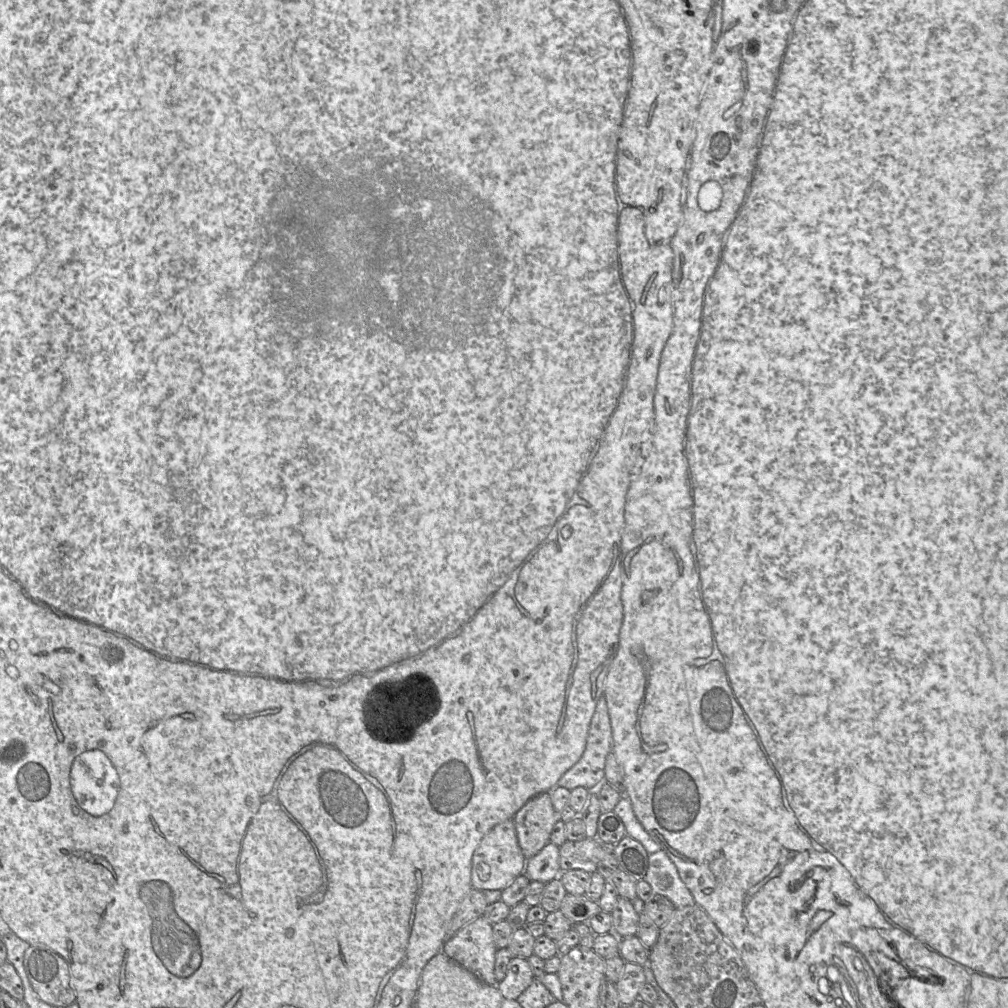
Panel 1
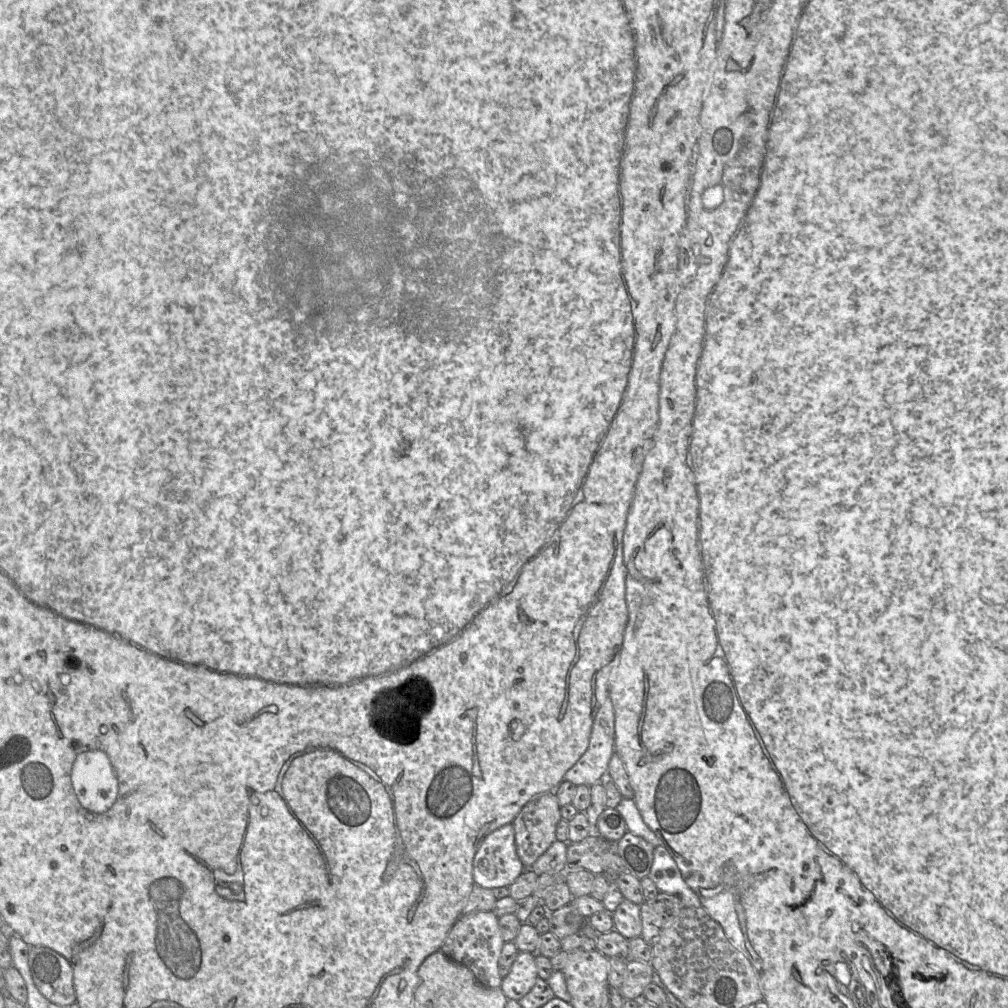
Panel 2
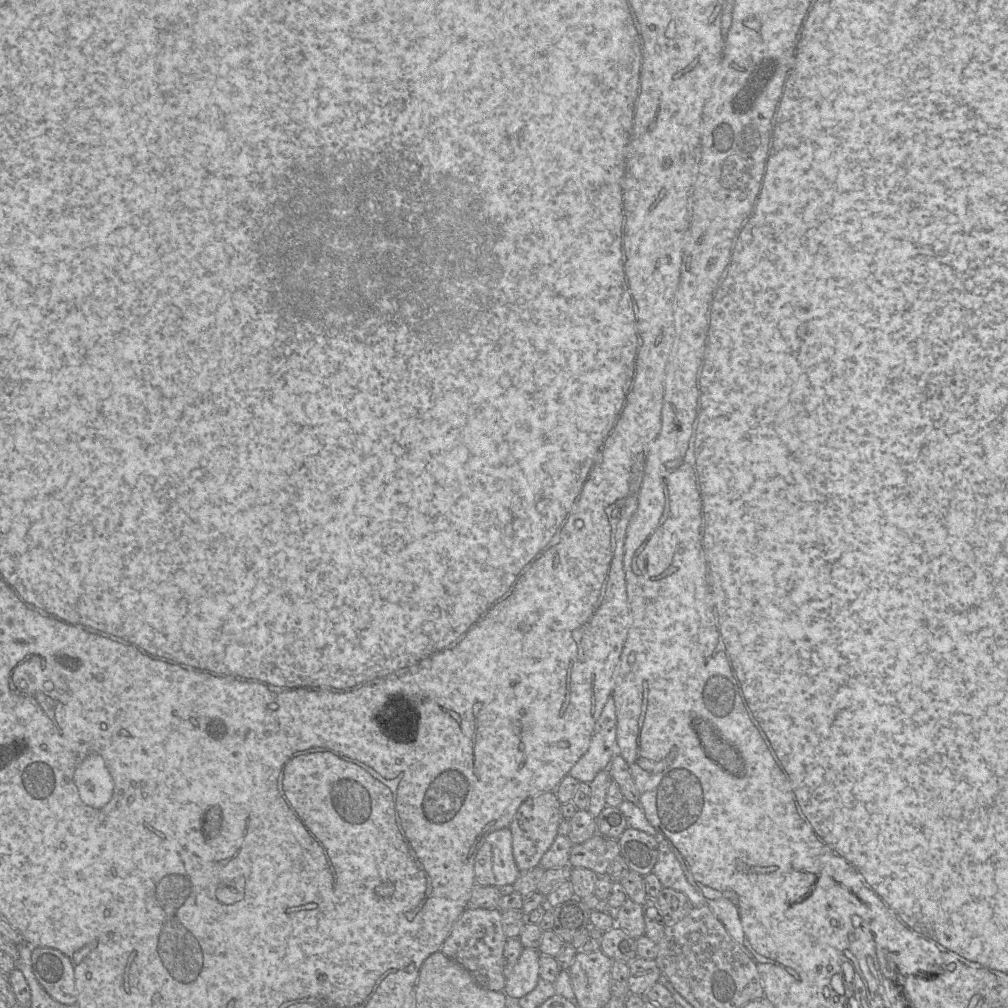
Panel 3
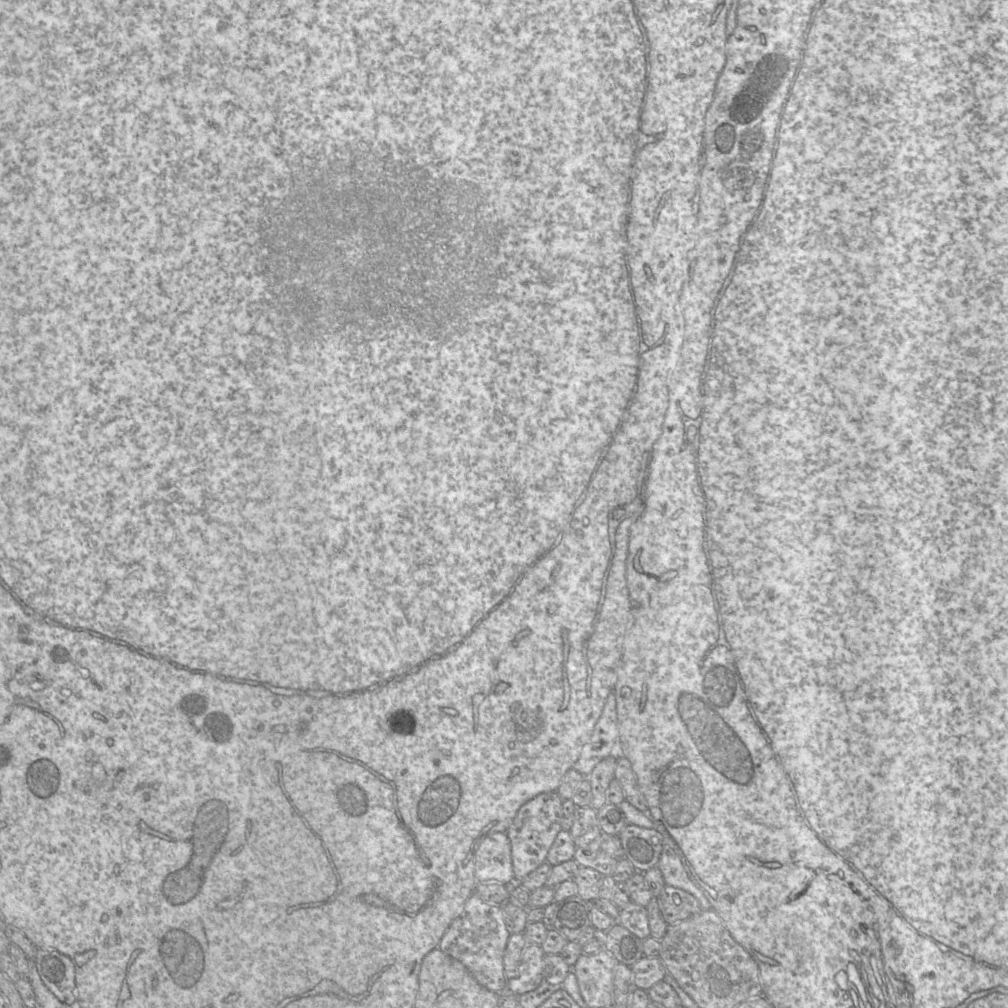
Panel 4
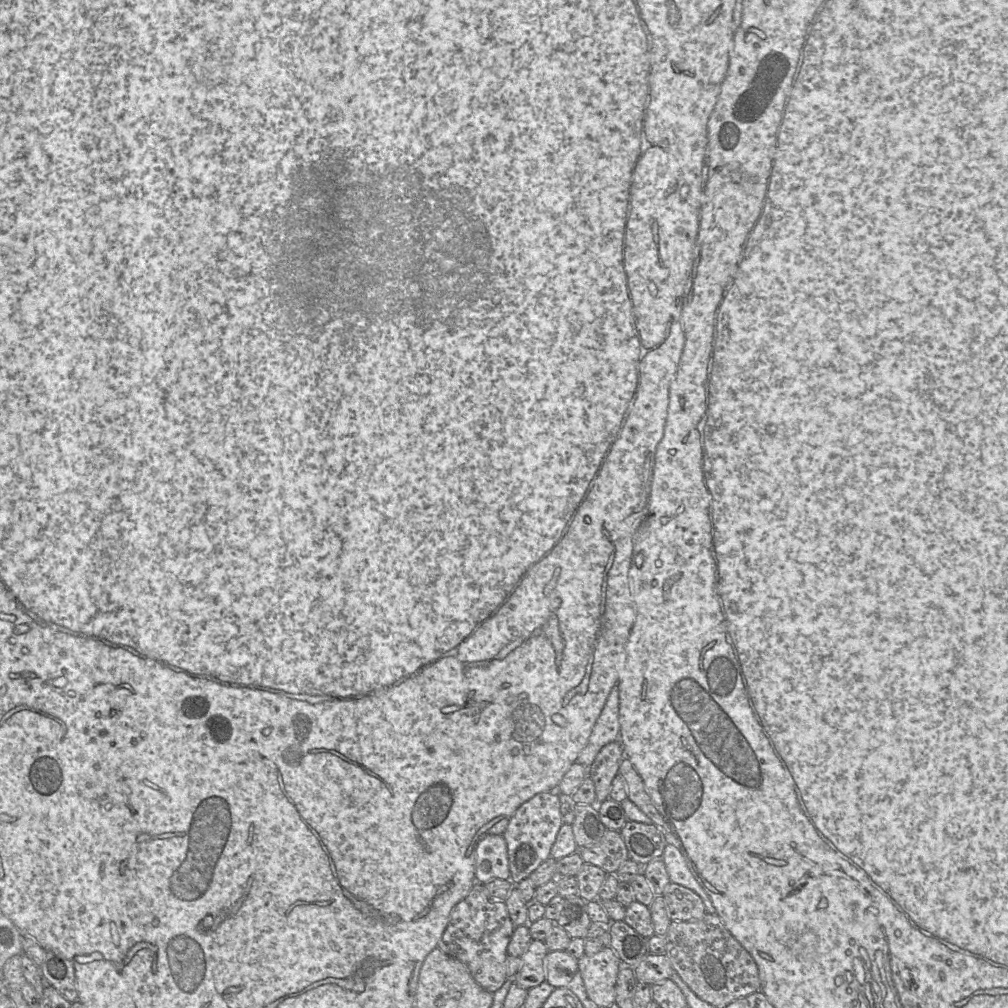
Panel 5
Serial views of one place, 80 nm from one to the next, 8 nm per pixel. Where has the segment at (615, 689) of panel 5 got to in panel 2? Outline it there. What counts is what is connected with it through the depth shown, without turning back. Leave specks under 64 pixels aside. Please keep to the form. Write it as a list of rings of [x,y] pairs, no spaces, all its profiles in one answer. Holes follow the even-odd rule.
[[[607,697],[593,721],[586,751],[565,773],[564,781],[590,788],[606,780],[608,765],[614,753],[615,714],[612,700]]]

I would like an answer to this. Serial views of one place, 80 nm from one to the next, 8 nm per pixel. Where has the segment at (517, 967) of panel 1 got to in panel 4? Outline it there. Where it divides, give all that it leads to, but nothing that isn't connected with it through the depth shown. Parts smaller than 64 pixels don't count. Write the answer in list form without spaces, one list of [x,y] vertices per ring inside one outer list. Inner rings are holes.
[[[529,943],[522,954],[515,977],[507,980],[506,991],[521,995],[536,989],[544,979],[544,955],[541,945]]]

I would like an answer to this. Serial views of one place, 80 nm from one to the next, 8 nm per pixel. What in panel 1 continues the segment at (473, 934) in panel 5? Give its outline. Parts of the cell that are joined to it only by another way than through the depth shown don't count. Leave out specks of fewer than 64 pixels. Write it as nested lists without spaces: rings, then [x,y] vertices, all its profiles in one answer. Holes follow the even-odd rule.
[[[478,917],[447,938],[442,951],[453,961],[472,972],[479,980],[497,985],[493,924]]]

